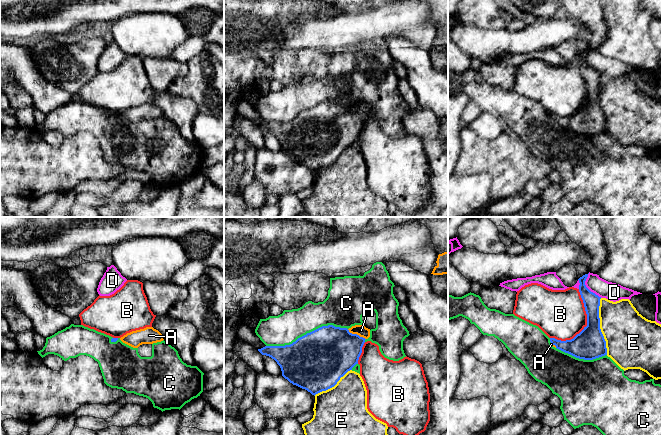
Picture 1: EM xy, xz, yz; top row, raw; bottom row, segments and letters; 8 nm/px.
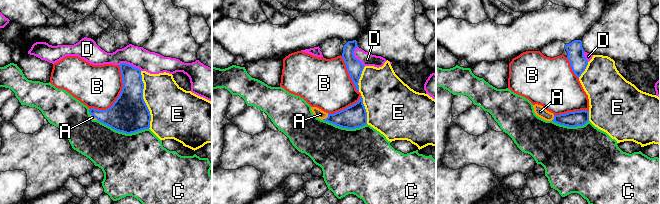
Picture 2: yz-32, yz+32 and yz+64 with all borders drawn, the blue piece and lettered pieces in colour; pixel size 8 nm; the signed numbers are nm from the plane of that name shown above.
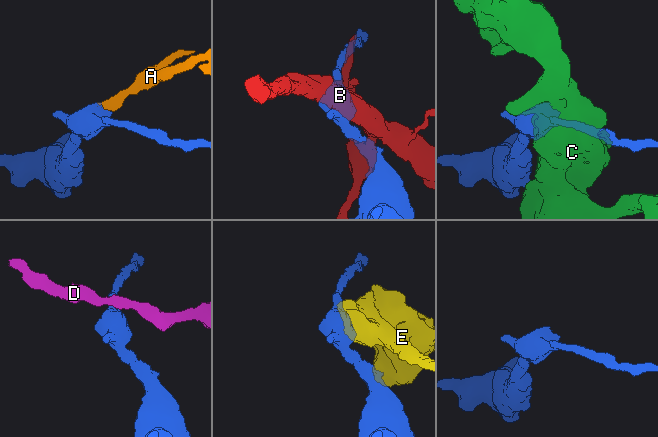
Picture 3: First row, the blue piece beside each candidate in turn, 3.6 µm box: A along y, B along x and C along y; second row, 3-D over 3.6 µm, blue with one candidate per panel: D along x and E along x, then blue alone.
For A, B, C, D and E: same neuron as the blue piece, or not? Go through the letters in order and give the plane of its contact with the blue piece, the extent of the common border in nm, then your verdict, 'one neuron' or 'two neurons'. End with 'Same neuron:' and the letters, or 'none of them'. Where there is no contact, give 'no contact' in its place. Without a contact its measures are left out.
A: contact in xz; length 170 nm; one neuron
B: contact in yz; length 460 nm; two neurons
C: contact in xz; length 650 nm; two neurons
D: contact in yz; length 220 nm; two neurons
E: contact in yz; length 460 nm; two neurons
Same neuron: A

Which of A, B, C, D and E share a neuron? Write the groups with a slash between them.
A / B / C / D / E

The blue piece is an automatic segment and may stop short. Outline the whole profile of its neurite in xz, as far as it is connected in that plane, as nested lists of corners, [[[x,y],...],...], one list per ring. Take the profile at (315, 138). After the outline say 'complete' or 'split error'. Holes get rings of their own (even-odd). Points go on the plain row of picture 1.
[[[328,101],[307,109],[290,121],[265,122],[258,127],[274,135],[281,144],[282,152],[290,159],[315,172],[334,163],[341,153],[358,140],[362,123],[369,113],[370,105],[364,101],[349,105]]] | split error

